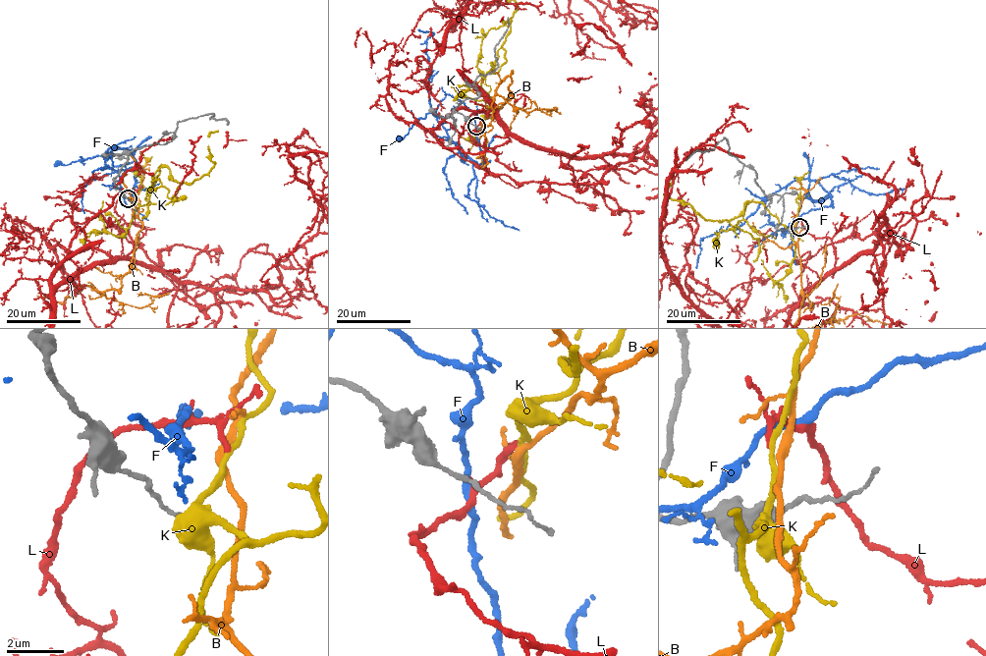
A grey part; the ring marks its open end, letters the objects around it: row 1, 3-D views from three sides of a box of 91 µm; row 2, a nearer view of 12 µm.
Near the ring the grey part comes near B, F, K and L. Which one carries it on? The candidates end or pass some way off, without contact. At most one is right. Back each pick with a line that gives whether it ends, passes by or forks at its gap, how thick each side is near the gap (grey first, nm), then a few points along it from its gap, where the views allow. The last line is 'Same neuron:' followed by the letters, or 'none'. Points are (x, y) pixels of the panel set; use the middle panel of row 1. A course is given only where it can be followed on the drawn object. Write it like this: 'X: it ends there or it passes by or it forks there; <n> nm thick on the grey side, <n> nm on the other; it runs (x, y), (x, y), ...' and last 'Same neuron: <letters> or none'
K: it passes by; 130 nm thick on the grey side, 280 nm on the other
Same neuron: K

